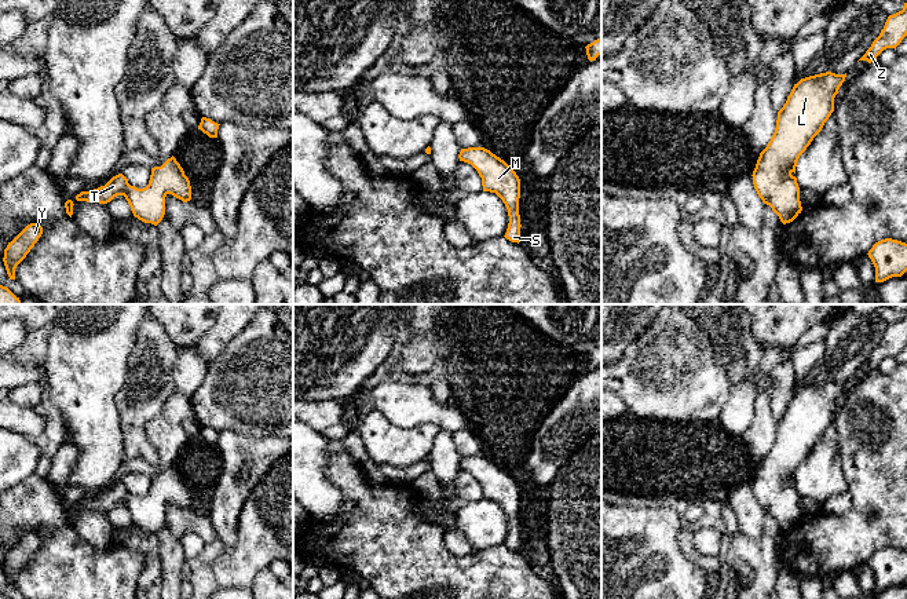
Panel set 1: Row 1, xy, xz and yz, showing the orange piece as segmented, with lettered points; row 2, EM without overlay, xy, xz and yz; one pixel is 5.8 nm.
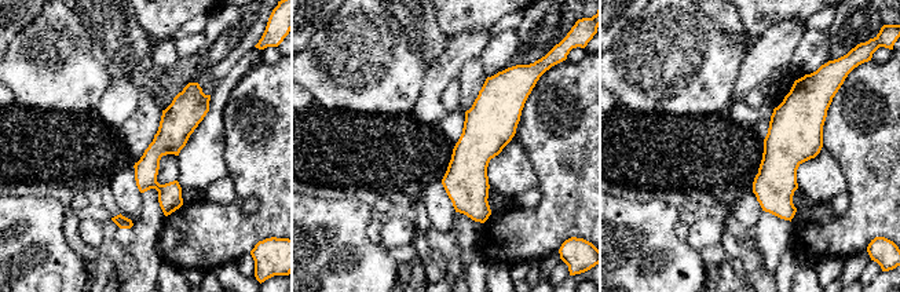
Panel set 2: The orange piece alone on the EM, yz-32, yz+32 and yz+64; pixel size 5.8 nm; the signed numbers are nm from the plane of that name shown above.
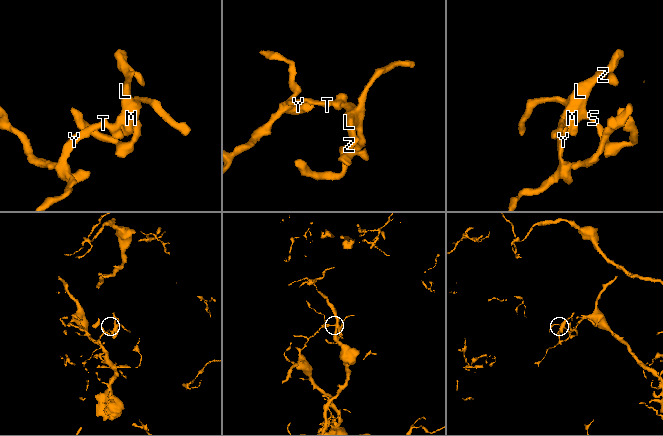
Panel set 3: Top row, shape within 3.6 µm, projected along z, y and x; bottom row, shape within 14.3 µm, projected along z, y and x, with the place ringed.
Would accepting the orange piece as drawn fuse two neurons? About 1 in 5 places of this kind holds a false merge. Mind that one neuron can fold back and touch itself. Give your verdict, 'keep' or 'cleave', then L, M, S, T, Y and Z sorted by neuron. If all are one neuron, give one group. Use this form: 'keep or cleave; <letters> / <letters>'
keep; L M S T Y Z

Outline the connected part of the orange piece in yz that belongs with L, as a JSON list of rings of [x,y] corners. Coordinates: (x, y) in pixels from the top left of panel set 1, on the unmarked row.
[[[826,380],[801,387],[794,392],[786,412],[778,420],[775,441],[767,456],[760,461],[751,483],[753,493],[762,511],[772,516],[783,533],[793,530],[802,519],[797,486],[791,482],[796,482],[800,464],[834,420],[834,406],[845,386],[846,381]]]

